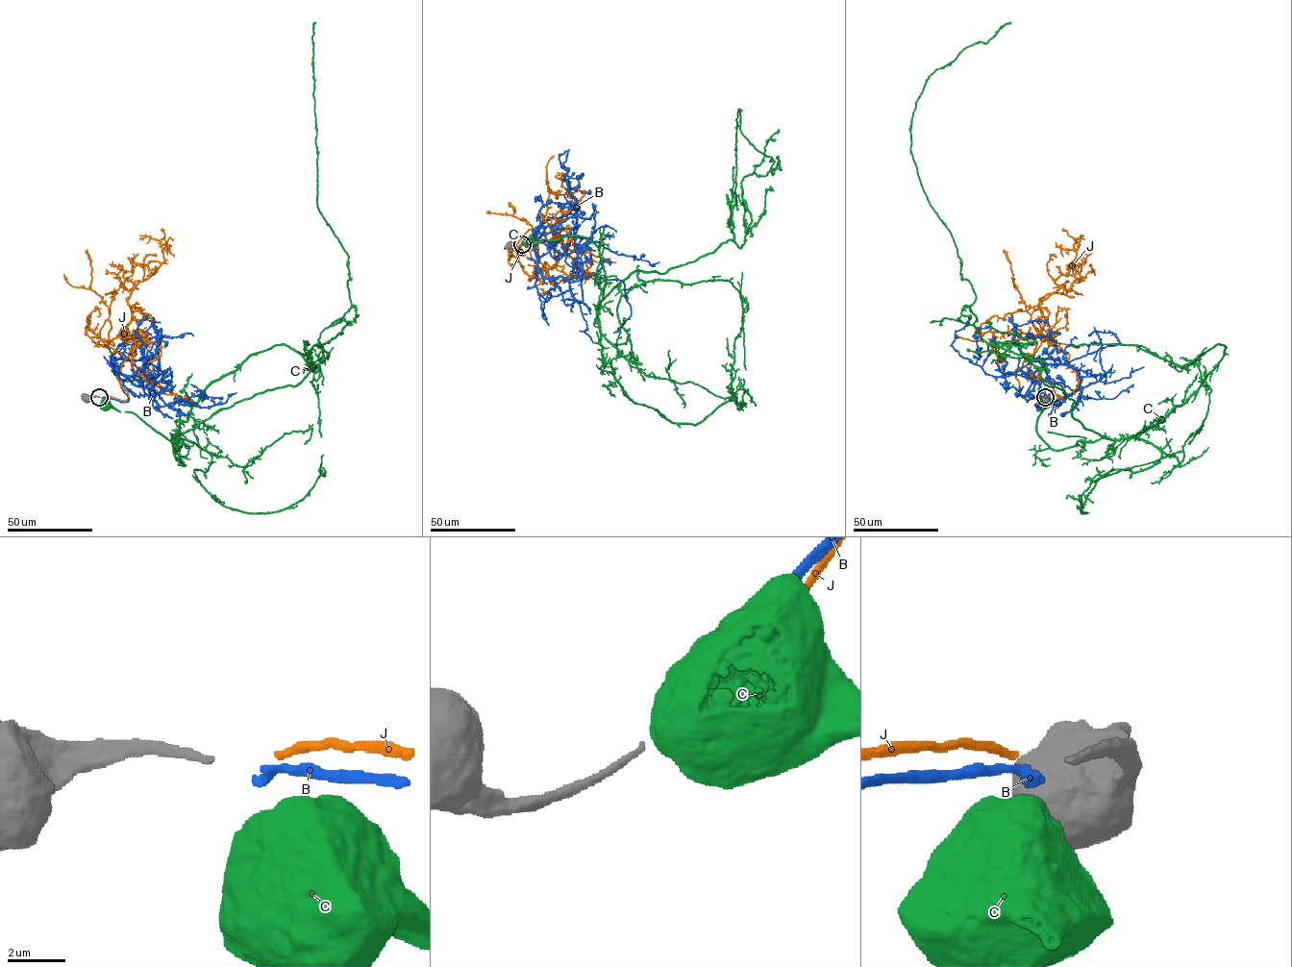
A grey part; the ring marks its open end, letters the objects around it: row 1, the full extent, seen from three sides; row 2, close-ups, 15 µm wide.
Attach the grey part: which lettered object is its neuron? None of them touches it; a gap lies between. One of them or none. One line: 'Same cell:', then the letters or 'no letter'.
Same cell: J

